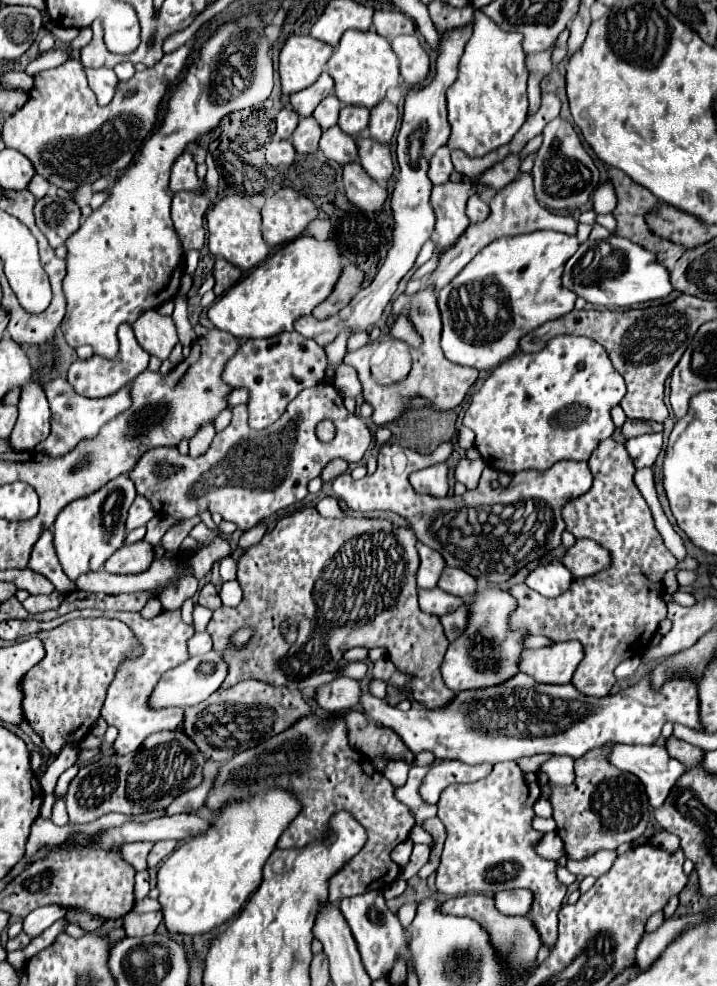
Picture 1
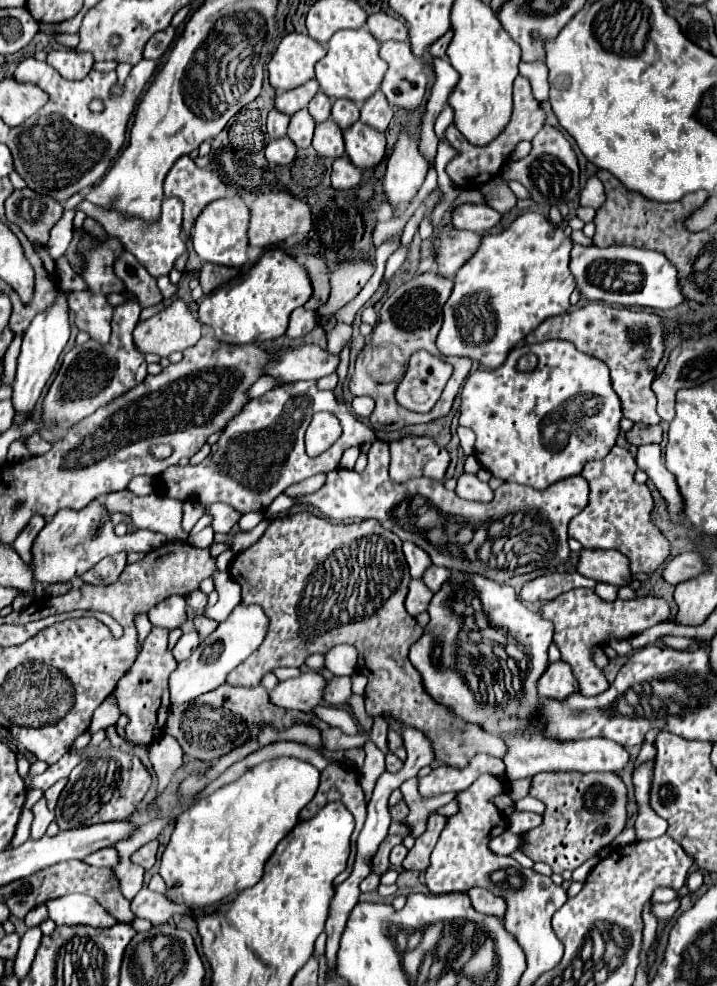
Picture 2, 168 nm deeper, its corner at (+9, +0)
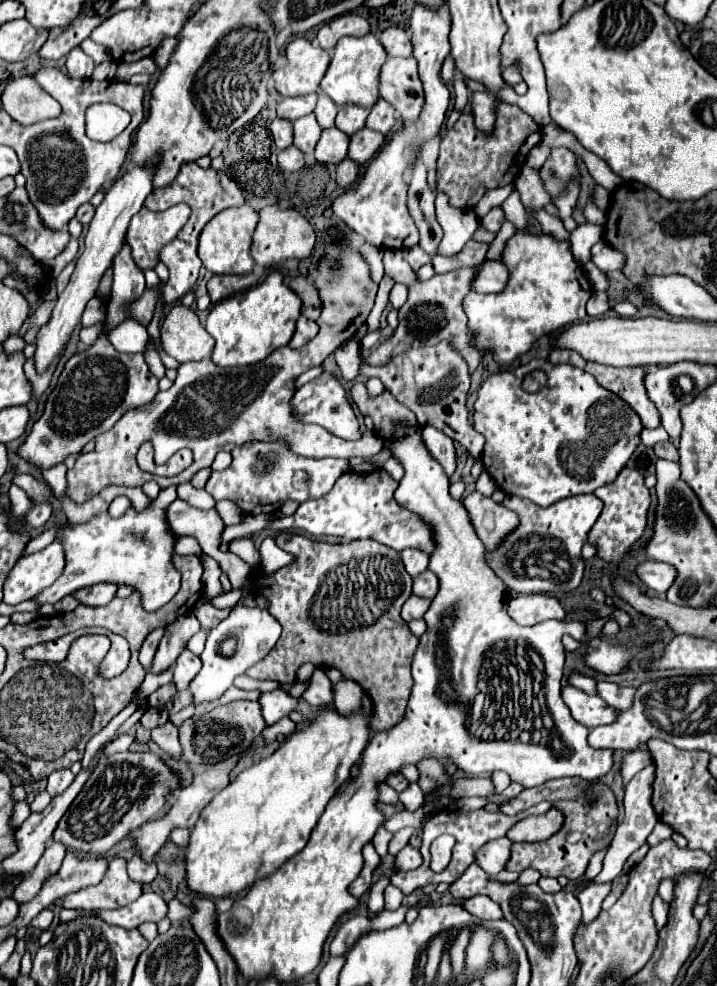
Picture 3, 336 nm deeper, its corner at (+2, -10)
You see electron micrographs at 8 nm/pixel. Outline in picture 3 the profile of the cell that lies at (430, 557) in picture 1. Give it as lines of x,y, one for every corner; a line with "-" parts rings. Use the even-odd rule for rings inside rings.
403,549
401,559
405,565
405,571
411,577
417,577
419,573
423,573
427,569
427,563
429,563
429,555
425,551
419,551
419,549

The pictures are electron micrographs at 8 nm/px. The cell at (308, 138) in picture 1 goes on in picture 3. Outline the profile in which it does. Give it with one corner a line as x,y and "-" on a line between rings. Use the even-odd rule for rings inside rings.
305,115
293,121
293,135
295,135
295,147
299,147
305,155
313,155
321,135
321,127
317,125
317,119
313,115

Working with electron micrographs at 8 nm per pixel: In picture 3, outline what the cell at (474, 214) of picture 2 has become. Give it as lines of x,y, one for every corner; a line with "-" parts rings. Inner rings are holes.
493,207
493,209
481,219
483,227
485,227
487,231
491,231
491,233
497,233
497,231
501,229
501,223
503,223
503,221
505,221
505,213
503,213
501,207

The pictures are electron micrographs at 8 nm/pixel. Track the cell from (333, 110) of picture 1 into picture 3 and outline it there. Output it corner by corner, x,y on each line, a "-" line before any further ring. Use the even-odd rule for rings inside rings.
319,95
317,99
317,107
315,107
315,117
321,125
321,129
329,129
335,125
335,115
337,115
337,105
331,101
331,97
327,95

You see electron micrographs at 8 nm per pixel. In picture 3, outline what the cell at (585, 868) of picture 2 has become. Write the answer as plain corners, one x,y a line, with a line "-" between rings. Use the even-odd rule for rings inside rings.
605,847
605,849
601,849
601,851
597,851
597,853
591,857
589,867
587,867
587,873
585,873
585,877
587,877
587,879
593,879
593,877
601,871
601,863
603,863
605,851
607,851
607,847

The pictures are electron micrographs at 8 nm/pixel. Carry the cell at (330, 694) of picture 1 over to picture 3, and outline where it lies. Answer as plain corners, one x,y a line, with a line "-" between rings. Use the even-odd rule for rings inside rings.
275,689
275,691
269,691
269,693
261,693
259,705
261,705
261,715
263,715
265,723
273,725
281,717
287,717
295,709
297,701
293,697
289,697
285,691

